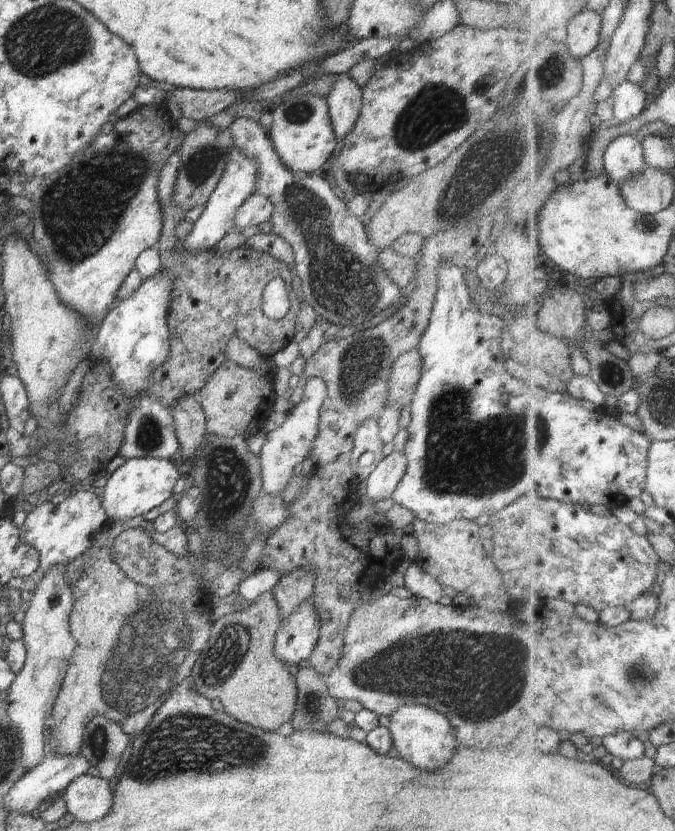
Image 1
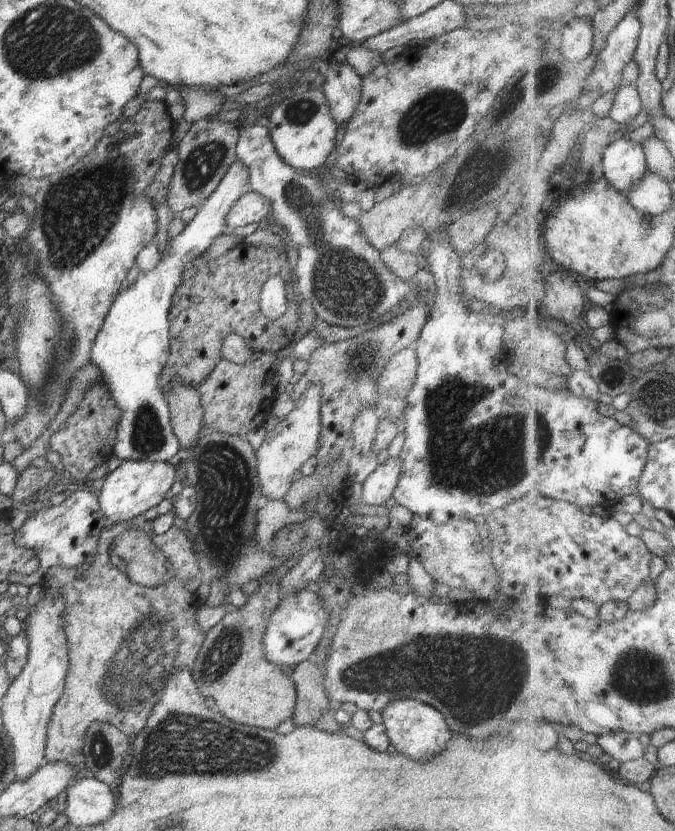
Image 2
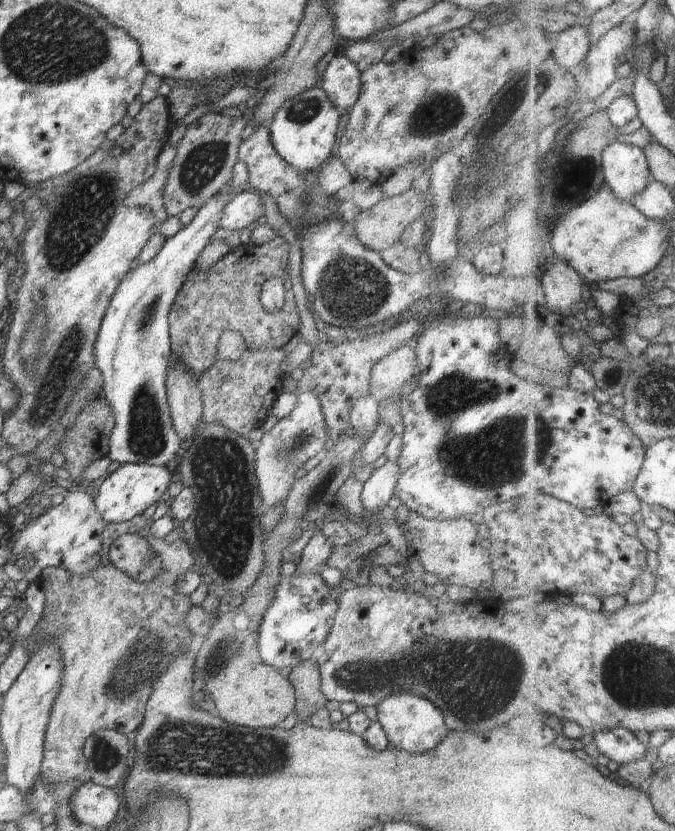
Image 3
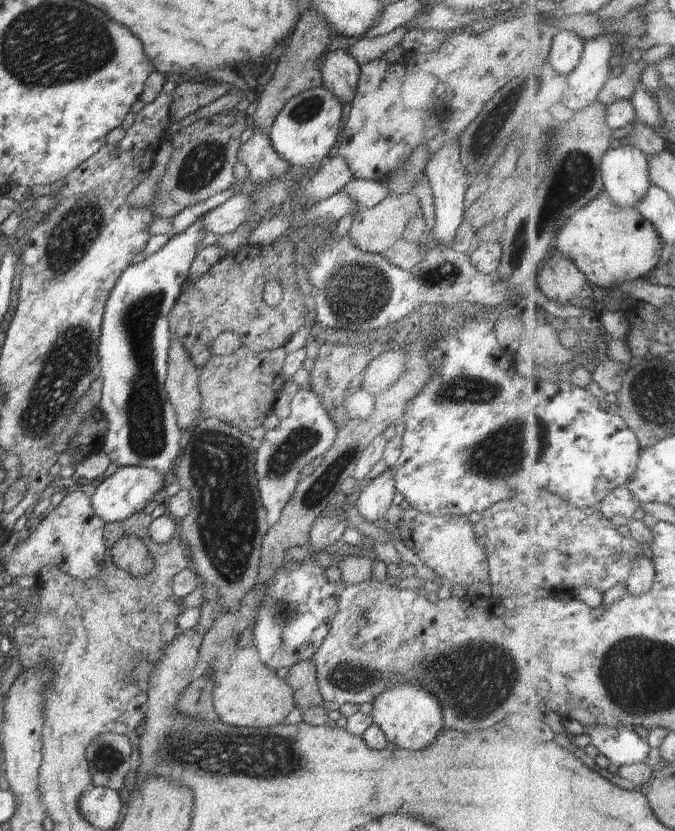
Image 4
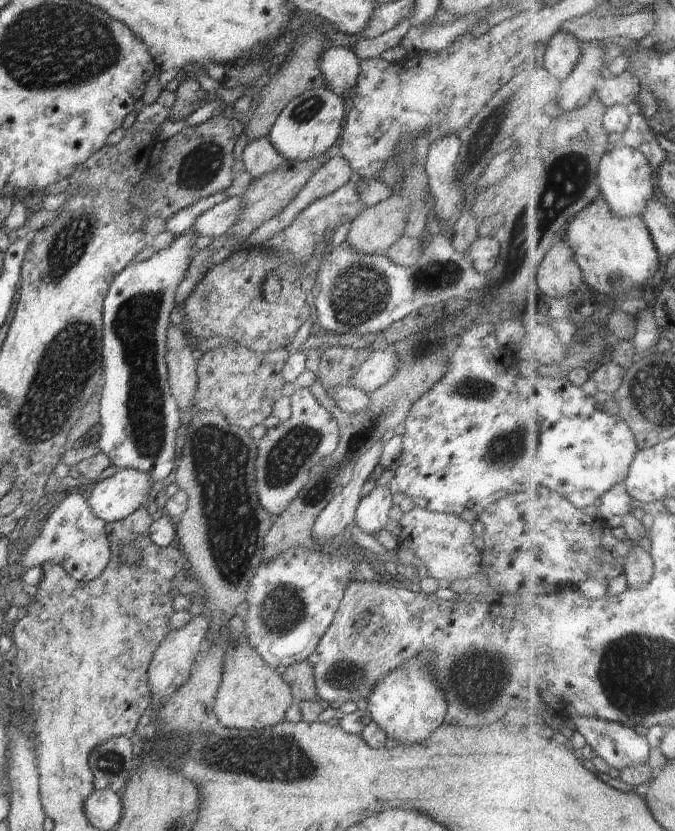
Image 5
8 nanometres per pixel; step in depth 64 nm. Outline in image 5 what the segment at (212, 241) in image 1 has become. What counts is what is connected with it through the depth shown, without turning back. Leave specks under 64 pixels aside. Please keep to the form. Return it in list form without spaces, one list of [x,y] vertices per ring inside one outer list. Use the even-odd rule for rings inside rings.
[[[193,230],[175,237],[162,250],[150,258],[130,263],[115,276],[103,302],[103,335],[101,354],[103,356],[103,389],[100,400],[101,435],[98,446],[111,460],[111,464],[123,469],[147,472],[153,484],[159,488],[162,480],[174,470],[176,454],[174,445],[180,428],[180,411],[172,398],[165,359],[167,328],[171,324],[171,312],[177,306],[176,288],[184,280],[190,261],[195,254],[197,235]]]

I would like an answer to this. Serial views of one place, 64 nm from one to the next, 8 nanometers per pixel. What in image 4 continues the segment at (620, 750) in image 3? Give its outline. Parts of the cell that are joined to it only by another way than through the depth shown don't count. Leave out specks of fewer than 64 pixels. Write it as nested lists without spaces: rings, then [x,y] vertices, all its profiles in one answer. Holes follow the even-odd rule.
[[[595,724],[586,730],[596,748],[619,768],[644,763],[652,754],[651,744],[646,738],[640,738],[634,729]]]

